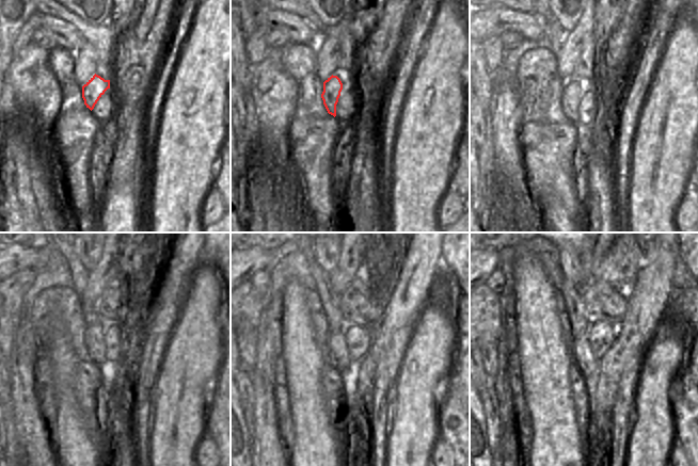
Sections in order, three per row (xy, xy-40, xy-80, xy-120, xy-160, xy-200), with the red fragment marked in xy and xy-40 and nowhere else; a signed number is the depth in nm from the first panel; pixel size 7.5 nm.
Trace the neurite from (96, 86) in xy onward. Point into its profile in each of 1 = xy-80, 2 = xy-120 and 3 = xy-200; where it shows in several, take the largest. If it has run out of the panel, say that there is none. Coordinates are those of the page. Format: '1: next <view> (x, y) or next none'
1: next xy-80 (572, 92)
2: next xy-120 (94, 335)
3: next xy-200 (588, 364)

